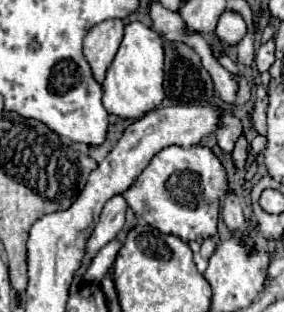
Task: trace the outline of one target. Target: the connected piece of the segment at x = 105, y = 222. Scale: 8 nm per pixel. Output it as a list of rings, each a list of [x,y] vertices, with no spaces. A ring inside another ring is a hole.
[[[114,195],[102,209],[100,221],[92,233],[92,237],[88,239],[88,253],[84,257],[84,263],[80,267],[78,273],[84,273],[92,261],[92,257],[98,253],[98,249],[102,249],[108,241],[112,241],[116,237],[116,233],[122,229],[124,225],[124,213],[128,209],[128,203],[124,199],[124,195]]]

